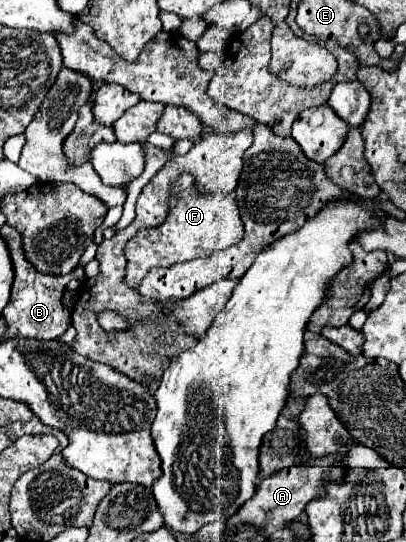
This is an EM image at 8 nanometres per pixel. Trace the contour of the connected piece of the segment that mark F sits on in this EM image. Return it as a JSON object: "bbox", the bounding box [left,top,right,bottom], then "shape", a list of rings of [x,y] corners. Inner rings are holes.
{"bbox":[125,173,243,289],"shape":[[[181,173],[169,189],[169,215],[167,219],[151,229],[141,229],[125,245],[125,283],[137,289],[143,277],[153,267],[171,267],[175,263],[185,263],[197,257],[209,257],[243,239],[243,221],[239,217],[239,207],[235,193],[229,195],[207,195],[197,191],[195,179],[189,173]]]}

